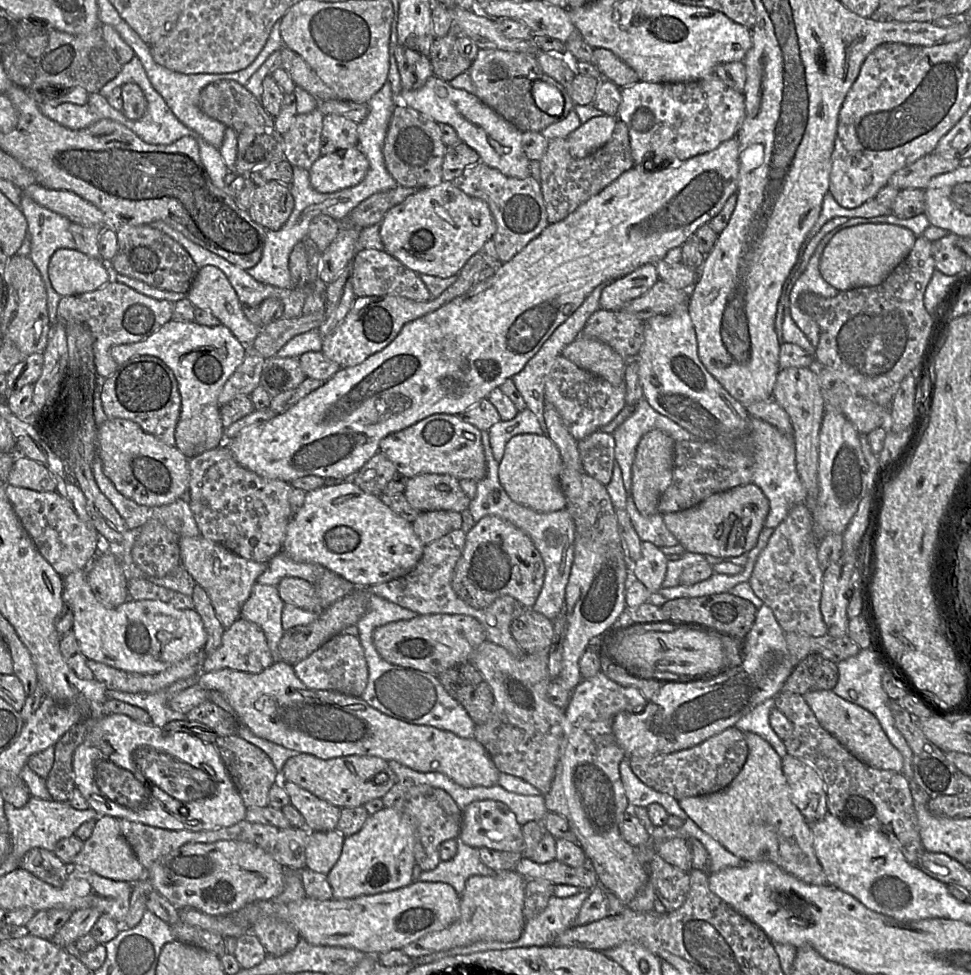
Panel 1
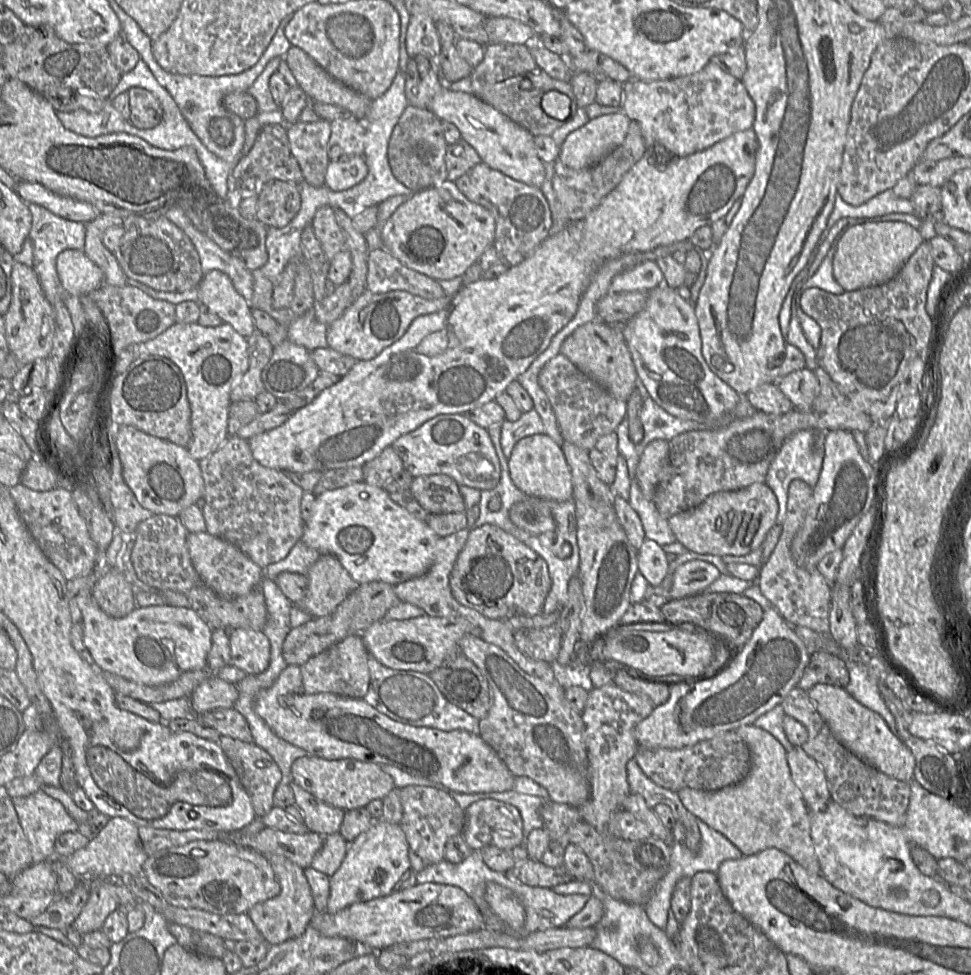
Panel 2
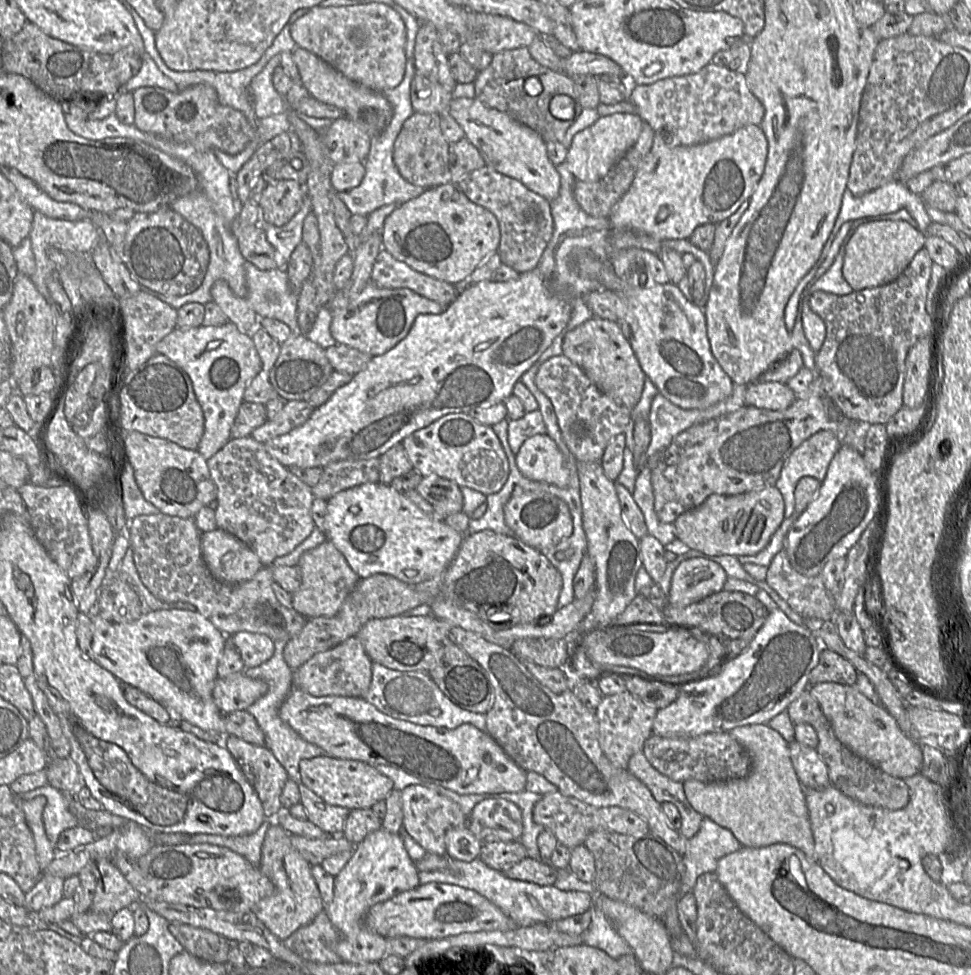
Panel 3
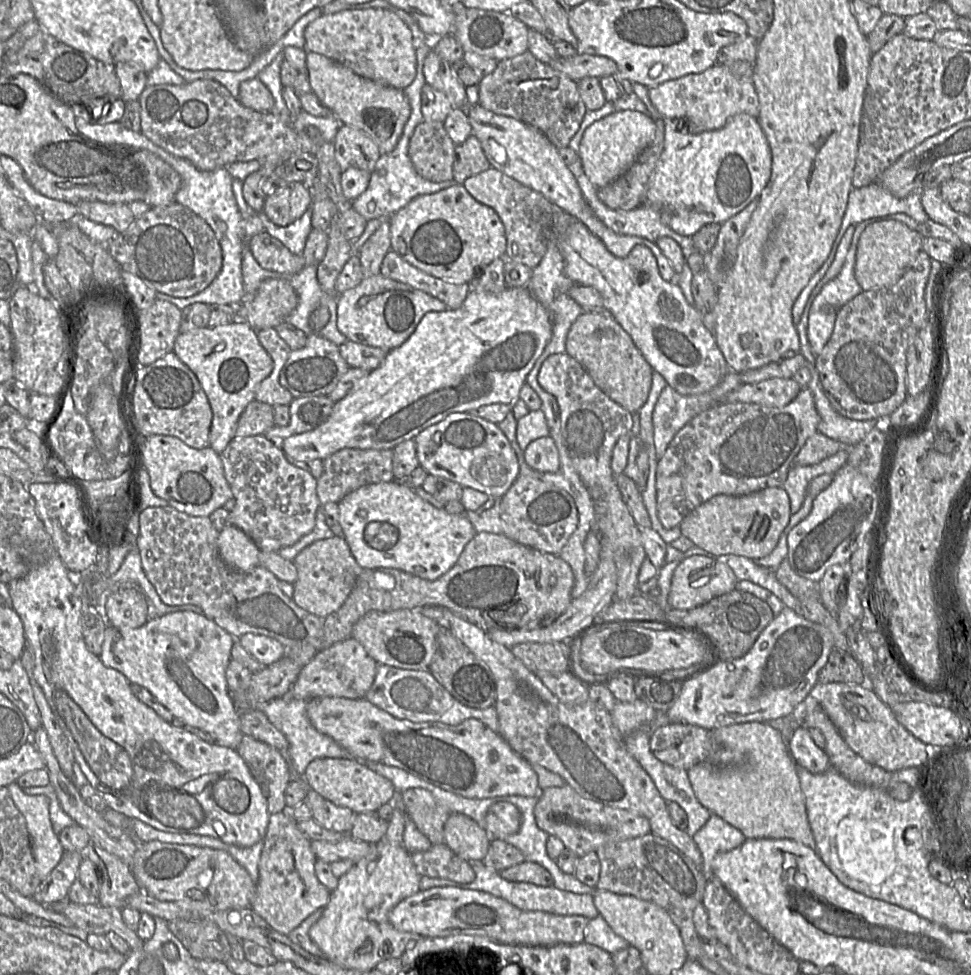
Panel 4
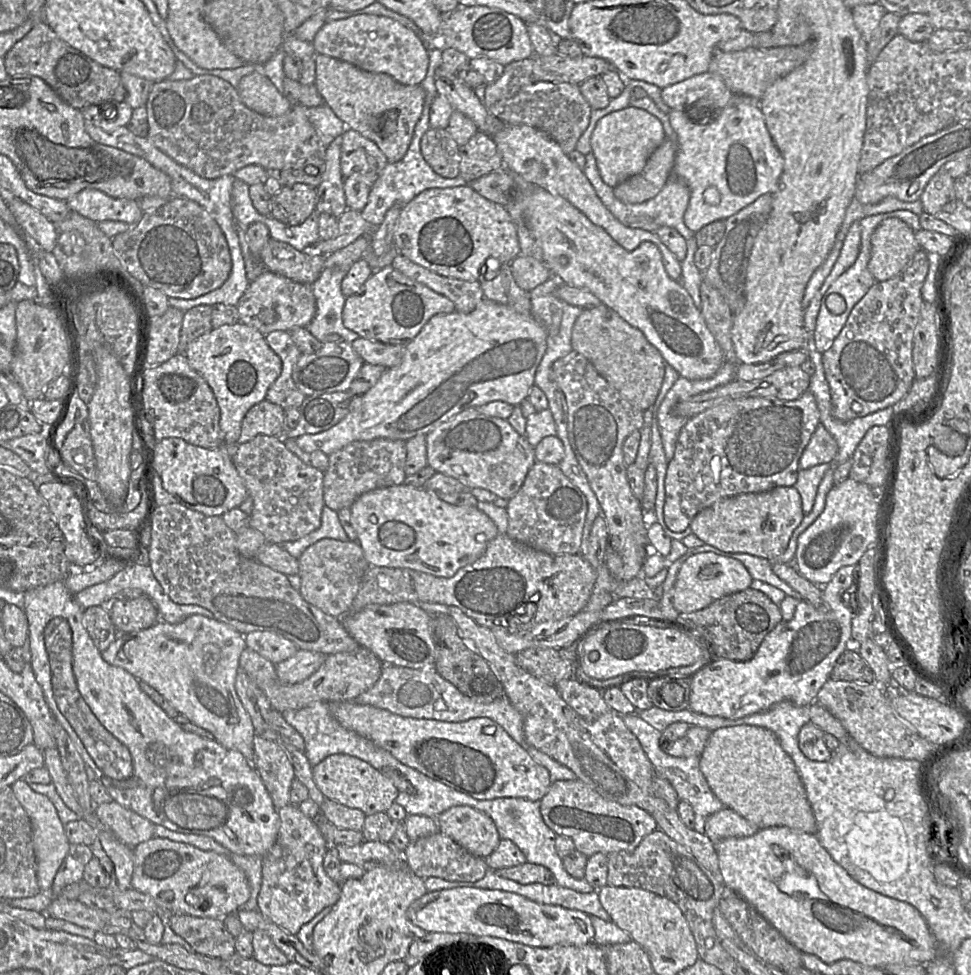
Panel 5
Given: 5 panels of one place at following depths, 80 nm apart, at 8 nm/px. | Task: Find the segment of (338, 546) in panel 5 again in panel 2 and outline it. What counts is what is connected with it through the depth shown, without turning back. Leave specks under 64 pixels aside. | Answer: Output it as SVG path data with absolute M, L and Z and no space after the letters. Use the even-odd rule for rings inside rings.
M323 553L316 560L316 562L309 568L306 573L308 586L304 599L299 604L293 604L301 607L306 612L308 612L313 618L326 616L331 614L337 606L350 594L352 593L359 585L356 582L349 572L343 567L339 559L333 554Z

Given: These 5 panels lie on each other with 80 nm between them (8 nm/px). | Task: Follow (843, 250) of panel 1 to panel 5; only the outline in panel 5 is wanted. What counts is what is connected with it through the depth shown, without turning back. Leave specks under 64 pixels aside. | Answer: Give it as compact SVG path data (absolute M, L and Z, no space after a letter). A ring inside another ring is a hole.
M896 218L883 220L871 236L868 270L876 282L900 274L921 249L915 232Z

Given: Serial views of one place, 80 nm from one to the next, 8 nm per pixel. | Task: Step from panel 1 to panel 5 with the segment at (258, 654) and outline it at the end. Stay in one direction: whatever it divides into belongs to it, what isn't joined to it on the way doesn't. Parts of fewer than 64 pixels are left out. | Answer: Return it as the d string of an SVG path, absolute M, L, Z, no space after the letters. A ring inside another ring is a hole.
M252 631L244 636L246 646L278 664L298 652L298 647L290 640L269 631Z

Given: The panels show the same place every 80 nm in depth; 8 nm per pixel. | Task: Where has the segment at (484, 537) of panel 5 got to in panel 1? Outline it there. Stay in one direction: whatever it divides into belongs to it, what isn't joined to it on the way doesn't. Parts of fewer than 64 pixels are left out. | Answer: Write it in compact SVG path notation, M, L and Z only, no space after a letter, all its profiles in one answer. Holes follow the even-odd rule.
M351 479L326 483L306 493L304 504L287 526L282 552L296 562L319 564L357 587L370 587L404 576L413 570L422 557L424 546L411 522L393 512L379 496L364 492Z

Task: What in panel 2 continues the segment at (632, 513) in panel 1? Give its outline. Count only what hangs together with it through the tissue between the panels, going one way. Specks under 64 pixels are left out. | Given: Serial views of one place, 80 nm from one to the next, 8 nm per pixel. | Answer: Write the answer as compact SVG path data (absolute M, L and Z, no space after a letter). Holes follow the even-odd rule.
M632 479L631 483L628 502L640 517L645 537L657 542L660 546L676 542L677 539L667 519L658 512L654 500L644 497L636 479Z

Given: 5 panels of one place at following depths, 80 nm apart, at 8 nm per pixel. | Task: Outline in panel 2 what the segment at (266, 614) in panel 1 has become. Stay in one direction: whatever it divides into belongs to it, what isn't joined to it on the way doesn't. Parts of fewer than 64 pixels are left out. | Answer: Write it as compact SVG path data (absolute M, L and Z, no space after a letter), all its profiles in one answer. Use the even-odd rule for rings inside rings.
M263 578L260 582L260 587L264 593L265 603L267 608L267 621L262 629L262 632L267 636L272 647L272 638L280 635L284 638L290 631L290 610L293 603L285 596L281 589L277 586L274 580Z

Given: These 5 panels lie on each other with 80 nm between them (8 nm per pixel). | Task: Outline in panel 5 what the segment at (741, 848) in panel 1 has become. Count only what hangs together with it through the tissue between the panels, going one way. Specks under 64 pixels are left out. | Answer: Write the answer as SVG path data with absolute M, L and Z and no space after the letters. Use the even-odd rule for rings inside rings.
M746 724L713 730L699 765L719 800L759 829L786 826L816 834L815 817L798 770L771 730Z

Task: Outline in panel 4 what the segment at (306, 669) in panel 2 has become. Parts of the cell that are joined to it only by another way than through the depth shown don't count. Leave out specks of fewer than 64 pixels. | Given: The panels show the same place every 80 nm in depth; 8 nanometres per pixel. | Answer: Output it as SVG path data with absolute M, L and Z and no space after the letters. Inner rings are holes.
M351 636L318 652L302 667L286 696L304 700L322 697L365 698L374 682L378 665L361 643Z

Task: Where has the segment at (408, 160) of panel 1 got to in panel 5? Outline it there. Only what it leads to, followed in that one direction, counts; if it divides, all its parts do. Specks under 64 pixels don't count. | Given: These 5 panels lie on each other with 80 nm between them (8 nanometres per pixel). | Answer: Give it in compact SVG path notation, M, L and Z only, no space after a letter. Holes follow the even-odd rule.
M429 128L420 142L423 158L444 178L459 176L459 147L447 129Z

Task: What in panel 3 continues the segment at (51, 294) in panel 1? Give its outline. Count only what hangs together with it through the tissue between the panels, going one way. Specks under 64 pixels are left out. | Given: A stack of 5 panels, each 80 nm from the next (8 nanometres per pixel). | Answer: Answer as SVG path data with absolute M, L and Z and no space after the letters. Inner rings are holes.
M34 211L29 239L31 240L32 252L35 258L35 273L31 280L37 290L49 302L50 294L47 287L47 277L56 271L56 265L48 257L48 249L54 247L63 253L91 253L92 249L102 240L102 235L90 218L80 221L66 221L50 218L41 212Z

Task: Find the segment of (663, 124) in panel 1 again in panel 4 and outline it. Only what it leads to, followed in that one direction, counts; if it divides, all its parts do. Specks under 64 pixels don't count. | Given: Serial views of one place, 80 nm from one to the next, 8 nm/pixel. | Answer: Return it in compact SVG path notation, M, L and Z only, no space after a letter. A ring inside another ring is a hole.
M714 64L701 73L687 74L649 88L649 99L663 119L676 119L690 134L718 130L735 115L759 116L759 100L752 81L741 81L726 65Z

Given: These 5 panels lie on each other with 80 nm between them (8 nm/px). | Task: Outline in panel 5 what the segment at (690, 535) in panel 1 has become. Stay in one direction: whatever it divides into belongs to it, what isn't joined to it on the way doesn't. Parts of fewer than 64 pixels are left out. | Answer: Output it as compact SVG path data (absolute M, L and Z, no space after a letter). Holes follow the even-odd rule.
M775 487L760 493L745 493L723 498L701 510L689 529L704 544L729 553L746 553L776 561L786 550L794 530L804 517L801 498L791 487Z

